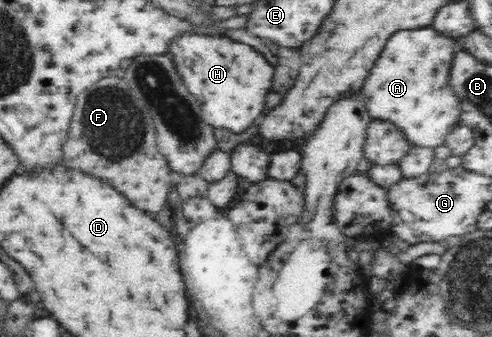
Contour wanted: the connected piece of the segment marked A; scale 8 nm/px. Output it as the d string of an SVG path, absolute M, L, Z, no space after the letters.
M432 27L414 29L414 31L396 31L386 45L382 55L376 59L370 75L362 87L366 107L374 119L388 119L408 138L408 142L417 147L438 148L445 144L446 133L461 119L460 115L450 115L442 123L444 127L426 127L422 125L420 105L424 99L438 101L444 99L444 93L450 89L449 71L454 53L460 49L456 39L438 33Z

